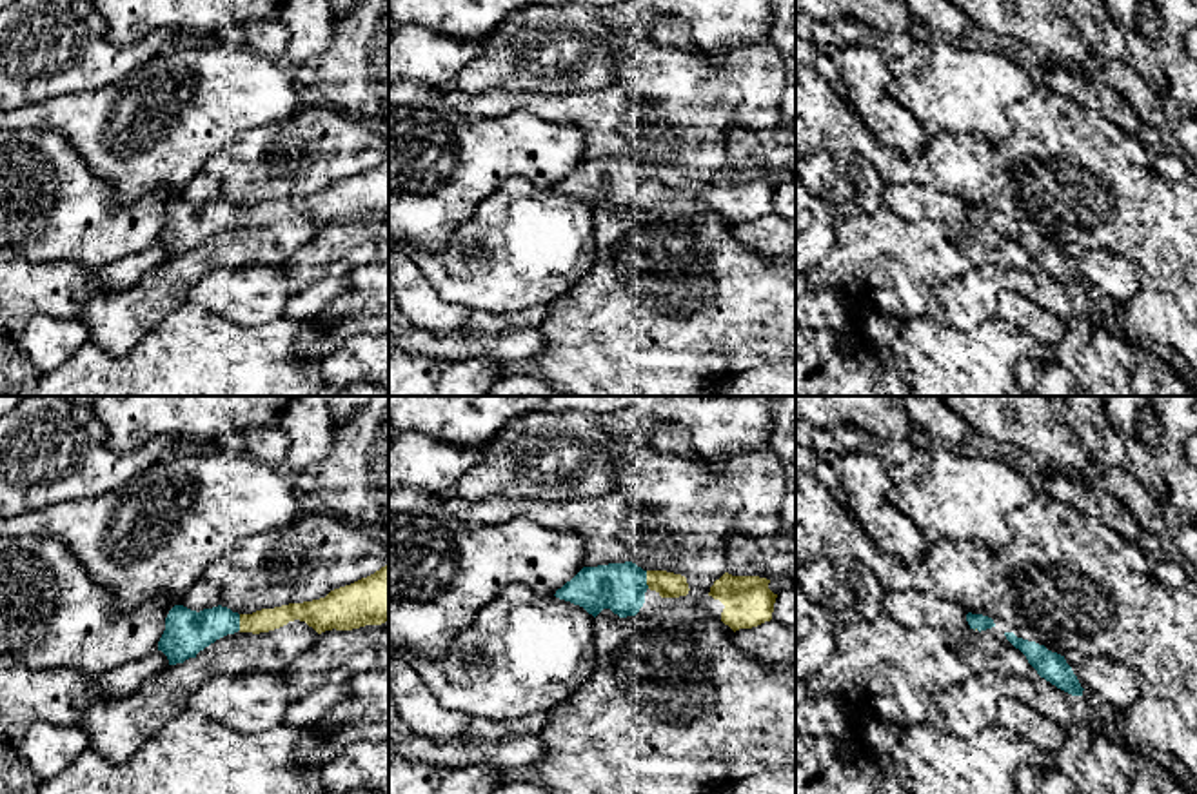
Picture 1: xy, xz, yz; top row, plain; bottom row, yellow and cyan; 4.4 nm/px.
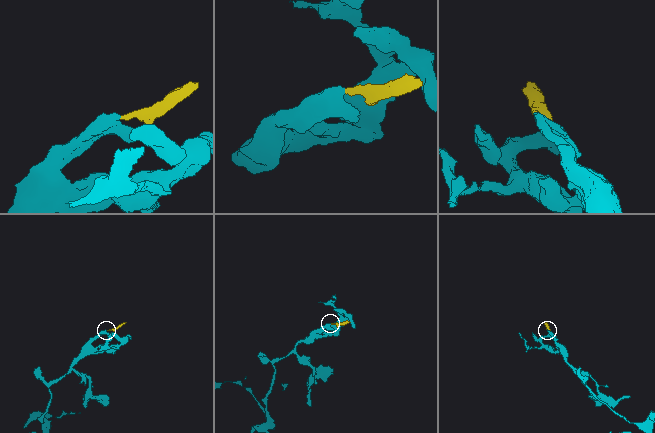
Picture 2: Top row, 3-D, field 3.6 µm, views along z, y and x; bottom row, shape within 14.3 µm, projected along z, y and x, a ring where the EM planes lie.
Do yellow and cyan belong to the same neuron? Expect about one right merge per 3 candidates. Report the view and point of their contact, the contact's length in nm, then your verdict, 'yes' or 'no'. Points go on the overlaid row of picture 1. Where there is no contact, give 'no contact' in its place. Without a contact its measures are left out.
xz (647, 580) | 80 nm | yes

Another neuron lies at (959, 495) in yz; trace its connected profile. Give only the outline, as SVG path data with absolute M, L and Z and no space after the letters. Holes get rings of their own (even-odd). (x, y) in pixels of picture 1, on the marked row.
M930 443L919 472L914 478L890 481L885 498L910 518L928 541L948 538L999 545L1010 540L1006 512L1026 503L1032 492L1030 481L1006 462L984 458L970 449Z

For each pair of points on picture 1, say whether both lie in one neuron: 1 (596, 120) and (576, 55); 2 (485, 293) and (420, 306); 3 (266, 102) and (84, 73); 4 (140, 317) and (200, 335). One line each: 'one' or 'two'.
1: two
2: two
3: two
4: two

